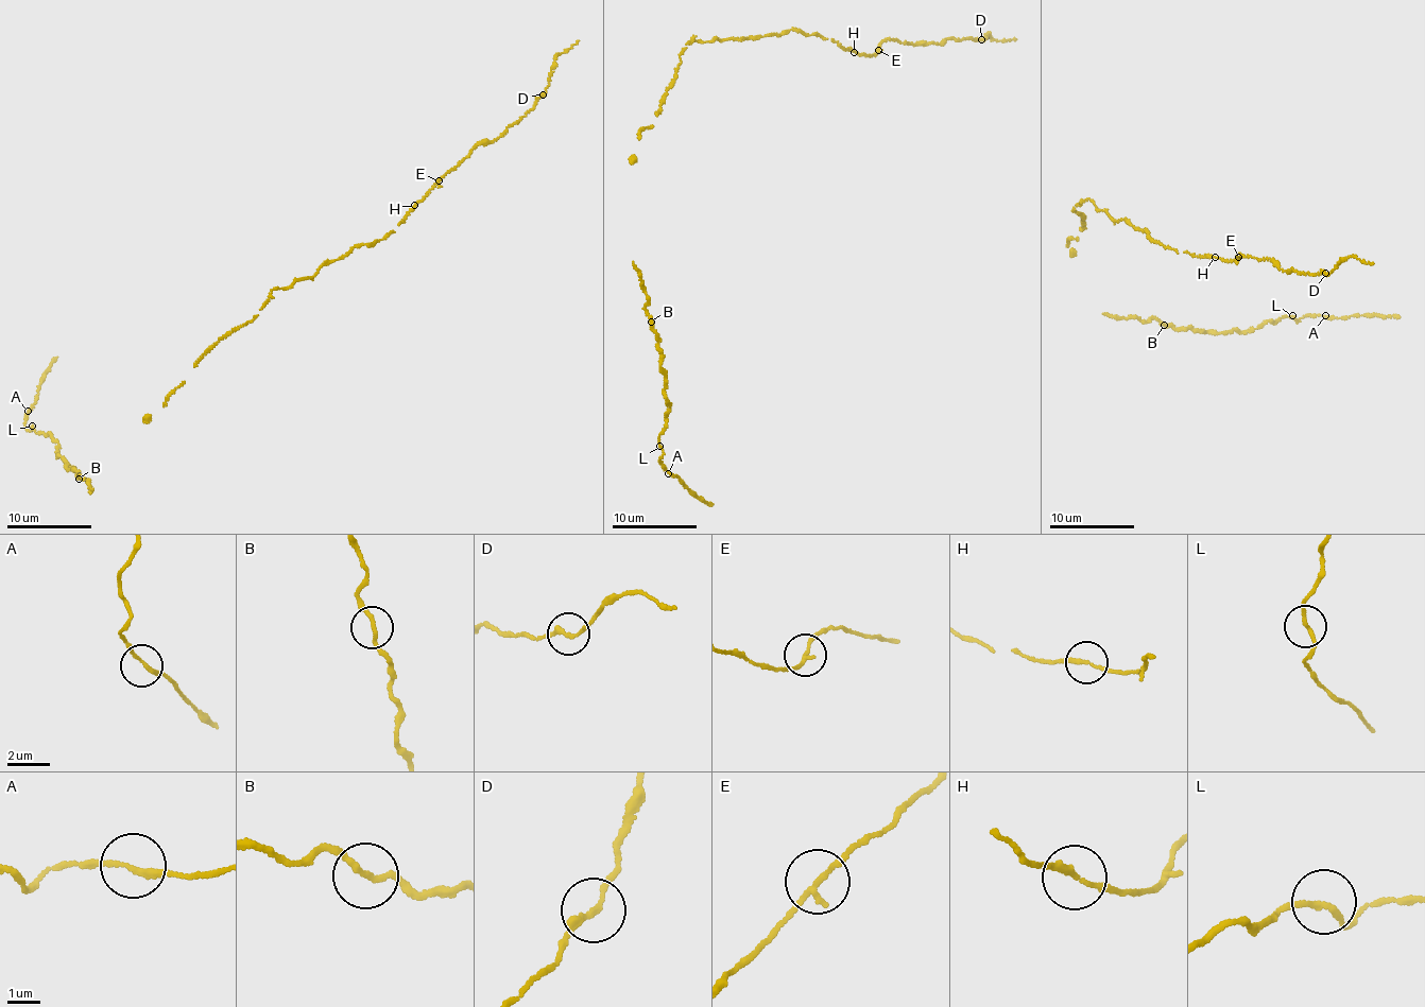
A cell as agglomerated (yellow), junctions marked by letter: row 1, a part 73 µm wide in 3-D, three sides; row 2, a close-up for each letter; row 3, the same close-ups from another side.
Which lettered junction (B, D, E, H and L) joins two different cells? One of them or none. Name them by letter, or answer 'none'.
none

